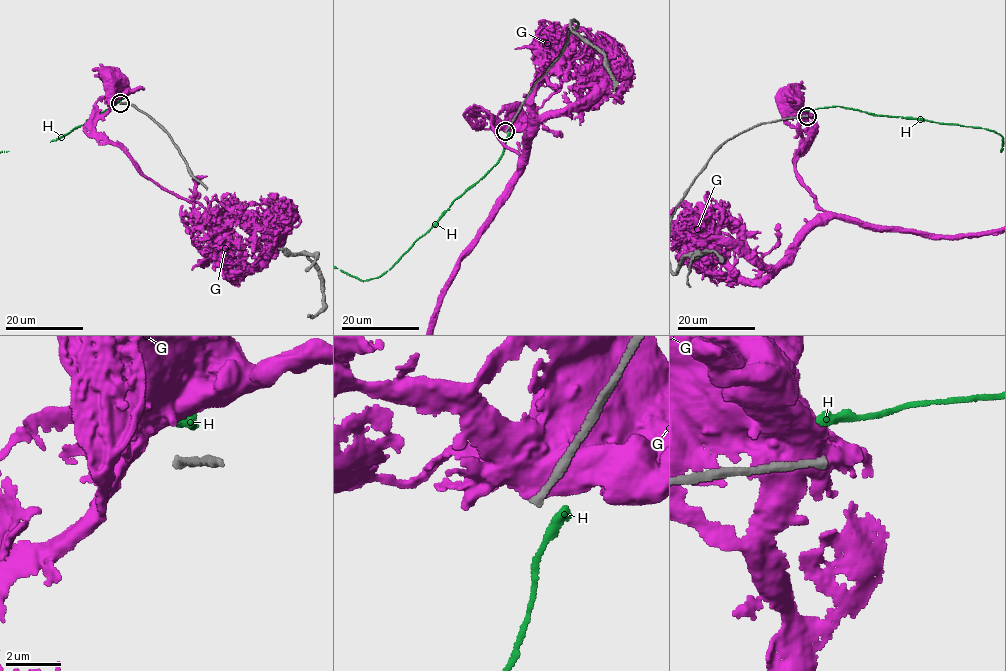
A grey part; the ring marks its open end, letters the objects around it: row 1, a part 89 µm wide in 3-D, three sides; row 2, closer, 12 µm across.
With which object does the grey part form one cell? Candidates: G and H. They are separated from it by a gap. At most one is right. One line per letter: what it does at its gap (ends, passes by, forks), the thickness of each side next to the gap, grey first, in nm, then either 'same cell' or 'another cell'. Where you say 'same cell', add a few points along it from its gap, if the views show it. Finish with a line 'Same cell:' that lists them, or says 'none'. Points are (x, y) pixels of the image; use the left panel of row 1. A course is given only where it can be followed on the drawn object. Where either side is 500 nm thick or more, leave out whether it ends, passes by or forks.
G: 300/750 nm | another cell
H: it ends | 300/400 nm | another cell
Same cell: none

